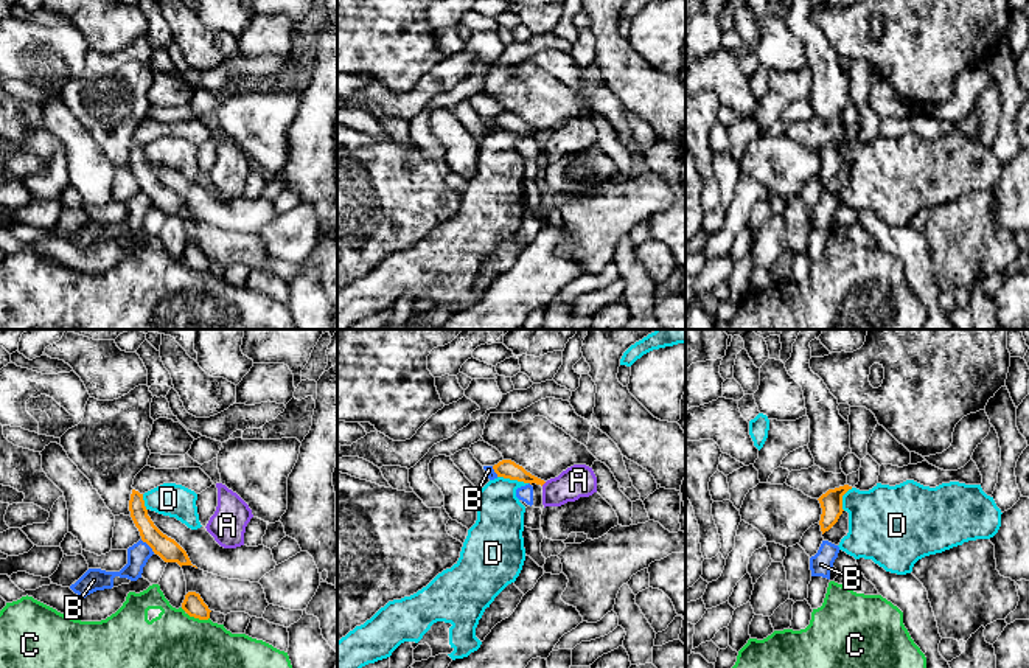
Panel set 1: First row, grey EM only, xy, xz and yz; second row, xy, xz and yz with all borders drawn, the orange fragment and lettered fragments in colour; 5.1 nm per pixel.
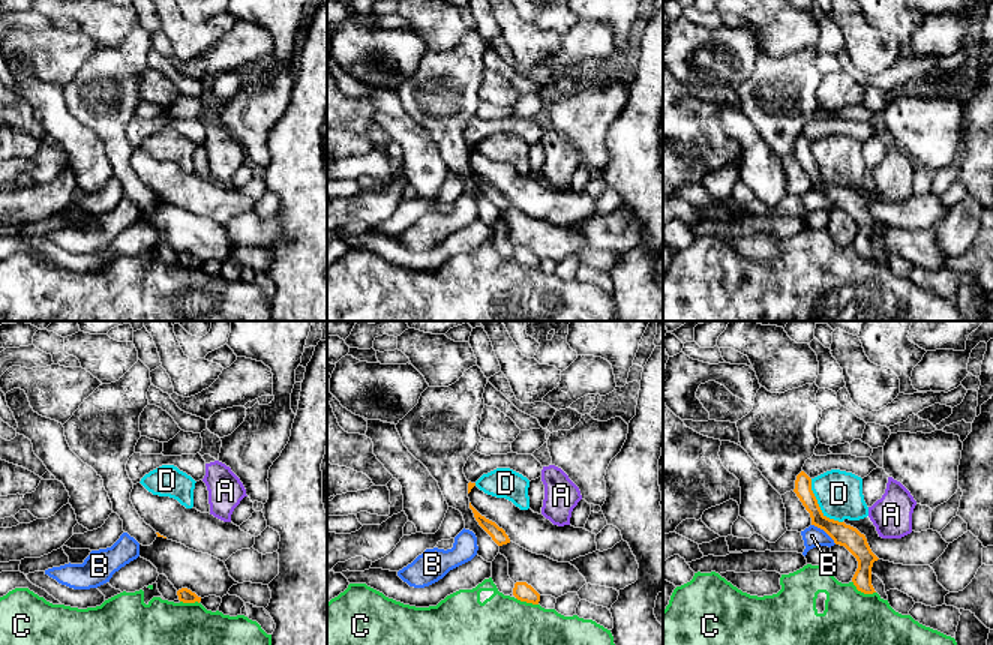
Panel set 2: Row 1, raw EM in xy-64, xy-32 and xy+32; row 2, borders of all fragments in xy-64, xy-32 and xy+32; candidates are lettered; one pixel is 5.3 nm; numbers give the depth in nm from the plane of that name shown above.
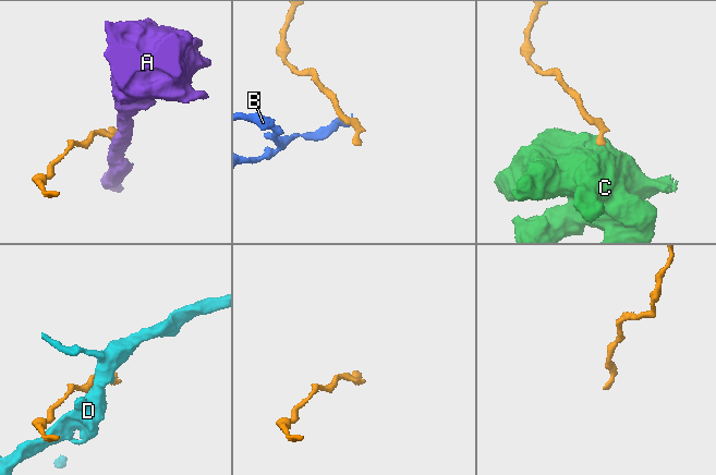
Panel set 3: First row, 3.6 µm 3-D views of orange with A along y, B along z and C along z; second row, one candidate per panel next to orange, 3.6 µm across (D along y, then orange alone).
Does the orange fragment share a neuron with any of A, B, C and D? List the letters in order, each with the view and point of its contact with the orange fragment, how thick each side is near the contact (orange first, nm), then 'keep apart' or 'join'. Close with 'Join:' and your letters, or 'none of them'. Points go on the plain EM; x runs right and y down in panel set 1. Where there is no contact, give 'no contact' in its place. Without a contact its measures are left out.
A: xz (543, 135) | 100/170 nm | keep apart
B: xy (148, 196) | 110/110 nm | keep apart
C: xy (195, 269) | 110/500 nm | keep apart
D: xz (513, 131) | 100/240 nm | keep apart
Join: none of them

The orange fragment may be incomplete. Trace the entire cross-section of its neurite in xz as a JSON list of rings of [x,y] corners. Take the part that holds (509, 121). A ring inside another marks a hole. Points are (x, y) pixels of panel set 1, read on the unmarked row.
[[[502,112],[497,117],[493,118],[494,124],[497,129],[510,130],[510,132],[518,132],[524,135],[536,135],[536,137],[544,137],[546,134],[532,127],[527,124],[522,118],[516,117],[511,112]]]

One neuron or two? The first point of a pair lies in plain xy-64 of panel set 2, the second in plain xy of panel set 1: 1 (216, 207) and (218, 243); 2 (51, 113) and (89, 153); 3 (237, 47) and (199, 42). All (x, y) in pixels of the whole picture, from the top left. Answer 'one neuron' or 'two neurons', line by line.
1: two neurons
2: one neuron
3: two neurons

